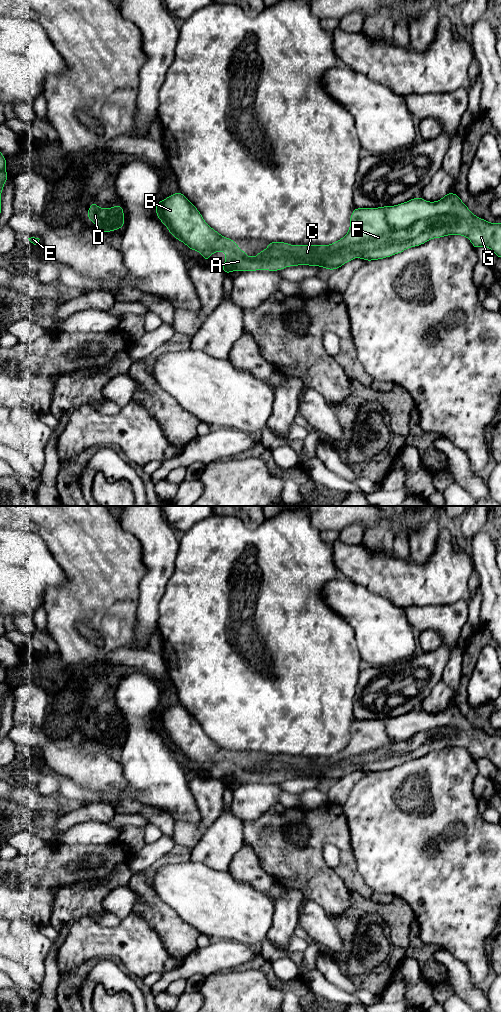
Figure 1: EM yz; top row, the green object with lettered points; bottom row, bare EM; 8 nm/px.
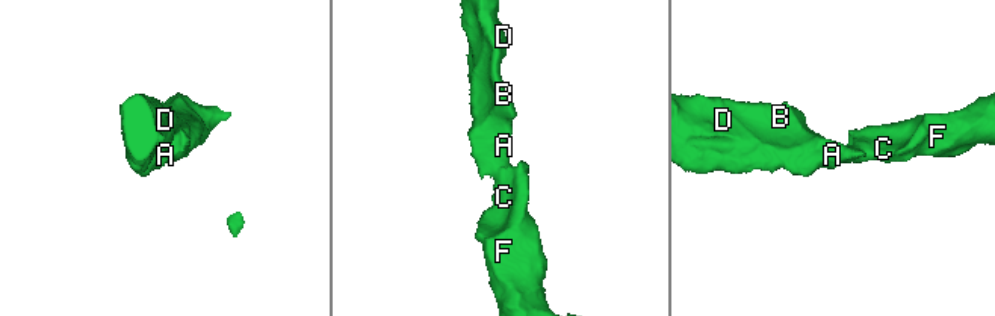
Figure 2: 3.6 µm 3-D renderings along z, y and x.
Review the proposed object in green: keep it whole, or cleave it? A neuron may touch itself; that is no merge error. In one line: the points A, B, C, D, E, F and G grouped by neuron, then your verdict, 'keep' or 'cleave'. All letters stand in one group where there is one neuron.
groups A B C D E F G; keep

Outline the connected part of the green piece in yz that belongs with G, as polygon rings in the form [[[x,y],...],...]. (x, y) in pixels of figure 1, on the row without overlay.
[[[179,703],[168,708],[162,714],[156,715],[156,728],[167,739],[168,743],[178,752],[203,767],[205,774],[208,774],[211,766],[218,763],[225,764],[225,774],[222,782],[228,787],[231,783],[279,783],[289,778],[308,777],[324,779],[328,782],[335,782],[351,773],[354,770],[361,770],[366,773],[379,772],[399,766],[408,760],[420,758],[430,751],[441,750],[448,747],[461,747],[467,749],[475,761],[489,759],[494,766],[501,770],[501,735],[489,735],[471,724],[467,717],[462,714],[456,705],[447,705],[442,711],[429,714],[421,709],[413,710],[407,714],[395,718],[383,718],[378,720],[355,720],[350,729],[350,740],[348,745],[330,757],[291,757],[282,753],[268,754],[268,760],[261,762],[257,768],[249,769],[244,762],[238,760],[237,755],[226,750],[211,740],[203,731],[198,721]]]

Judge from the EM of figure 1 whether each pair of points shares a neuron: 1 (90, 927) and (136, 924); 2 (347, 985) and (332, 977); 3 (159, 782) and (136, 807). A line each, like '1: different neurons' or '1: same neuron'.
1: same neuron
2: same neuron
3: different neurons

